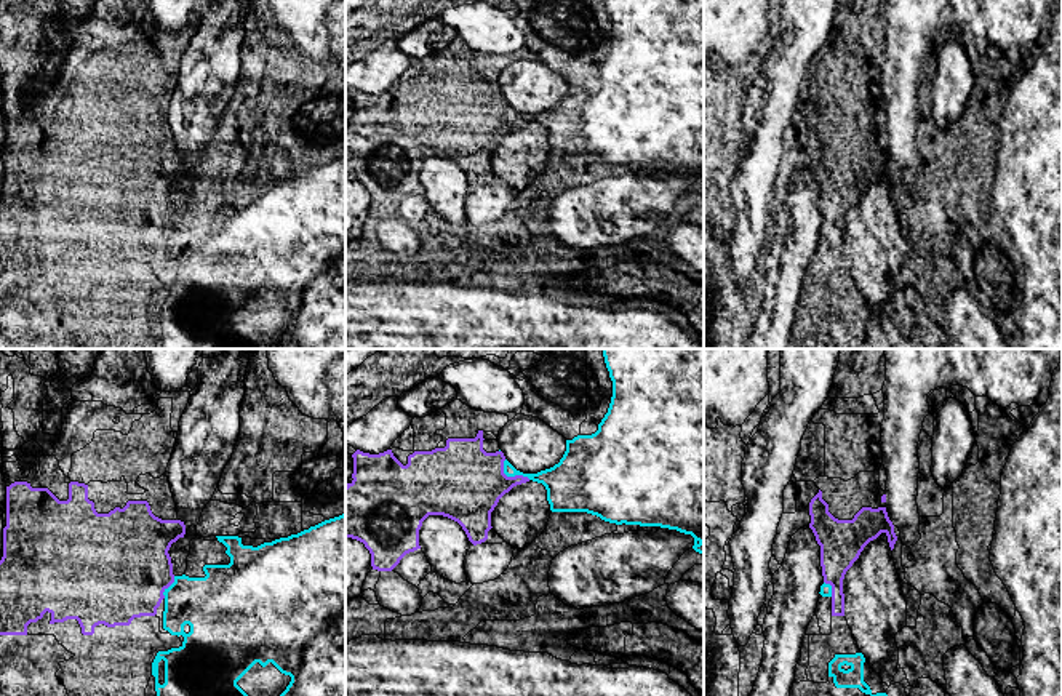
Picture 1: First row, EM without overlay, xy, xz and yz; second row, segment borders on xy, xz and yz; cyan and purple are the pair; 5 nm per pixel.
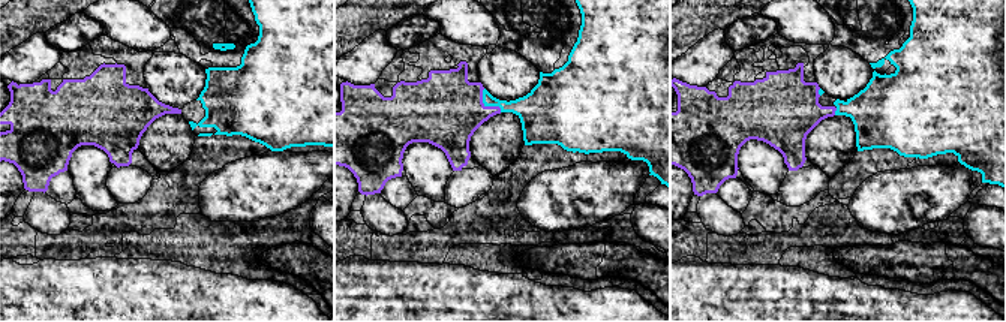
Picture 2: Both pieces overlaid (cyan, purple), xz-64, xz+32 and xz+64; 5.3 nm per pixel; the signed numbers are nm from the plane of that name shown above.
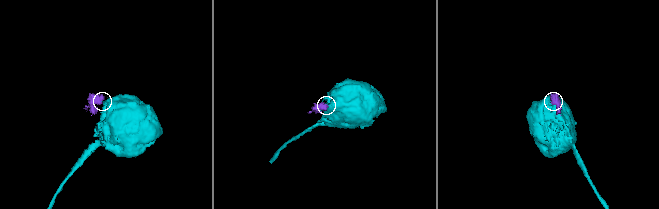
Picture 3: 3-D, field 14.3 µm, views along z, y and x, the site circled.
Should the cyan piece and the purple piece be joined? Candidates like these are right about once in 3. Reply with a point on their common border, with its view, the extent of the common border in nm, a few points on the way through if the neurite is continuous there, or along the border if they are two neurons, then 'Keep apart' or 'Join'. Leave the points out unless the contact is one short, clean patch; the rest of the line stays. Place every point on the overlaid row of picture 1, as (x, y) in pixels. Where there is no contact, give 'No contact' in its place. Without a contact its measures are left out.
Touches cyan at xz (512, 476). Shared border 170 nm. Boundary: xz (503, 461), (503, 471), (507, 476), (527, 476), (530, 479). Keep apart

